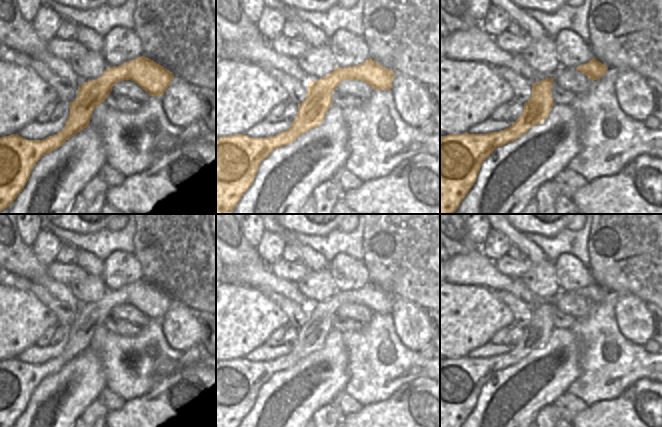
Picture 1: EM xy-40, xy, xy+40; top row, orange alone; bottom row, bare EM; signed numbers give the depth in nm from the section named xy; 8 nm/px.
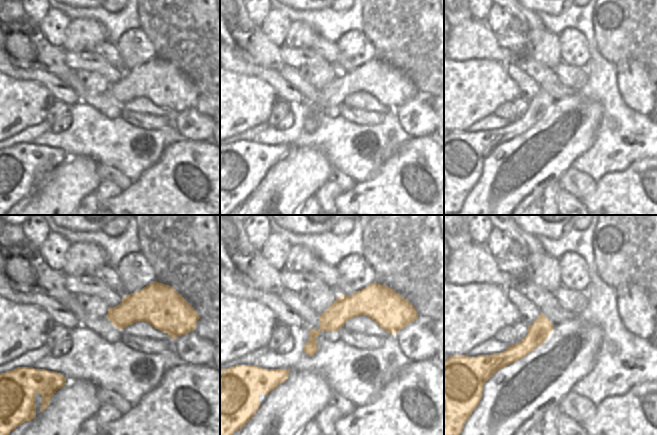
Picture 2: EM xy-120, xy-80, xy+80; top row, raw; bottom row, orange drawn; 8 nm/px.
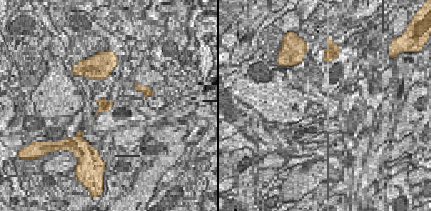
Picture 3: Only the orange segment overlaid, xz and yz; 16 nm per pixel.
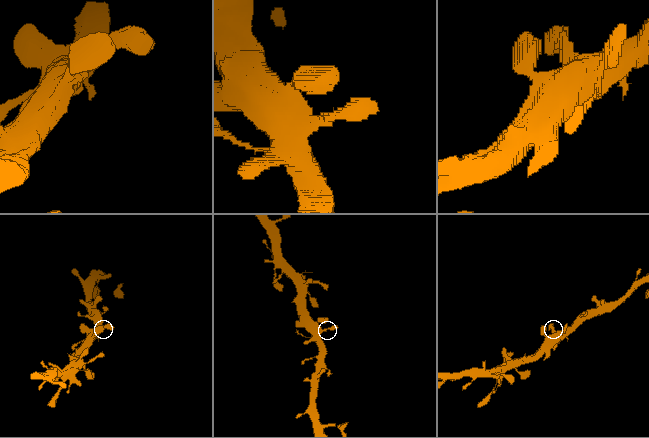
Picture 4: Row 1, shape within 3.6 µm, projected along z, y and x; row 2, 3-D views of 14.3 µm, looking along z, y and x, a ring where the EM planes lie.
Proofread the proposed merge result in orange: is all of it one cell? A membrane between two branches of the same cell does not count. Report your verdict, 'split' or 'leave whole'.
leave whole

